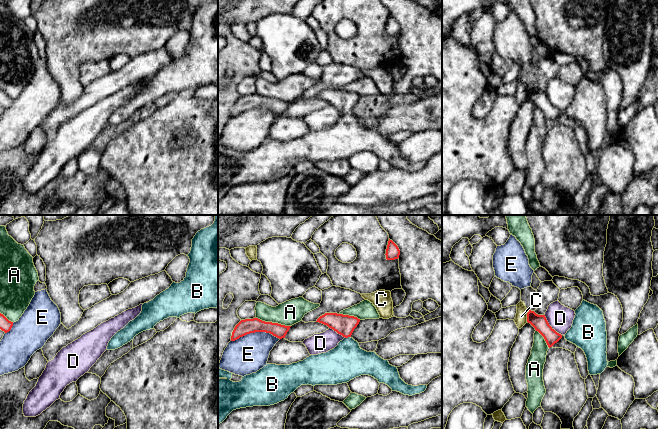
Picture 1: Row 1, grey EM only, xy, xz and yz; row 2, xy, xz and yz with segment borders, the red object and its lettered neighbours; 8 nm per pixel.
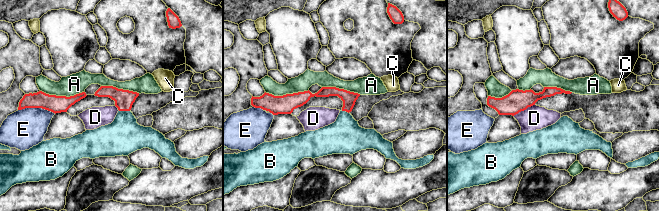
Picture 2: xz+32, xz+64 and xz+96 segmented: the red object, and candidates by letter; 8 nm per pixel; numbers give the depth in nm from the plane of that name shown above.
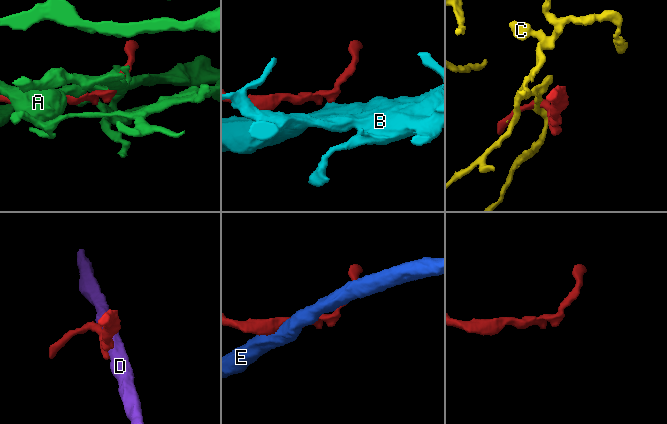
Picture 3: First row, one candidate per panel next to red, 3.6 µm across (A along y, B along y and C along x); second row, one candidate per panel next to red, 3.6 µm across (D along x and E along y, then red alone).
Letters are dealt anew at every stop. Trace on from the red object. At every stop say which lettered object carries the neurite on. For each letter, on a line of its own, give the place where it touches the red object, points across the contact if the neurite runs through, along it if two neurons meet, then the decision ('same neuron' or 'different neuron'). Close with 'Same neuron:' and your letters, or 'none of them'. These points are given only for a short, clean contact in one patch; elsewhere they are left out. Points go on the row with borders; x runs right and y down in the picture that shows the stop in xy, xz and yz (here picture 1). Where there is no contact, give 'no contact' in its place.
A: meets red in xz at (273, 323); different neuron
B: meets red in xz at (347, 337); same neuron
C: meets red in yz at (527, 316); different neuron
D: meets red in yz at (550, 326); different neuron
E: meets red in xz at (255, 331); different neuron
Same neuron: B

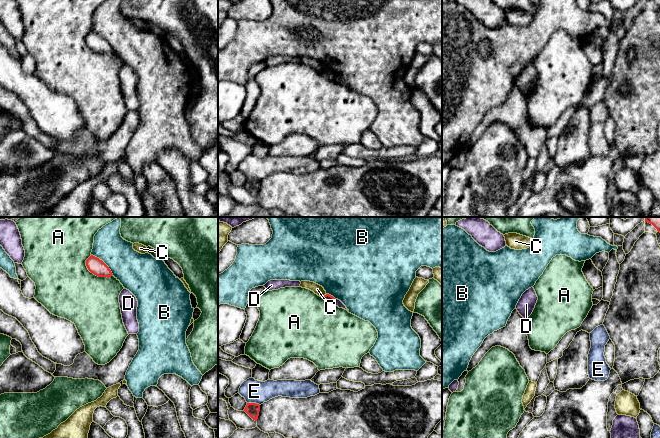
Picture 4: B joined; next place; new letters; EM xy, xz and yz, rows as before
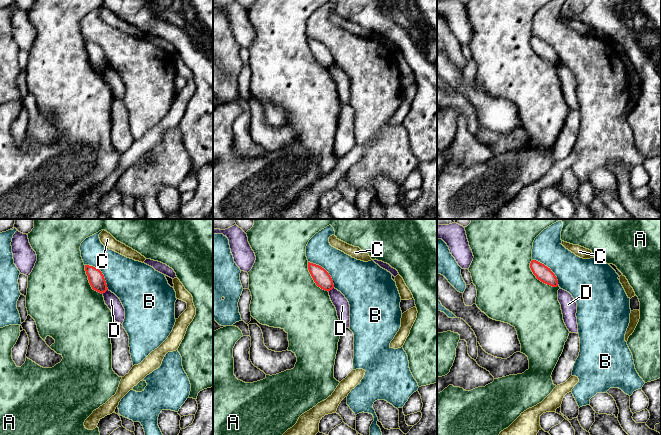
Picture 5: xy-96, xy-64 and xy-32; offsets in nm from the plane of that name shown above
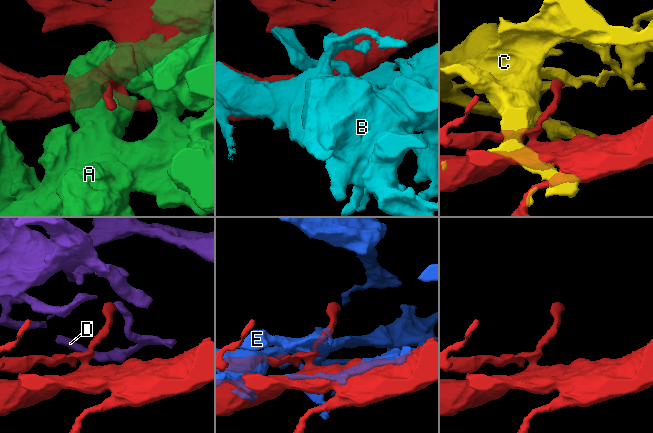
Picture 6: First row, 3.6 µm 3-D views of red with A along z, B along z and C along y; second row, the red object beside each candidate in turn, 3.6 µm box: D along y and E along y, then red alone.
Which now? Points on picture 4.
A: meets red in xy at (96, 275); different neuron
B: meets red in xy at (103, 262); different neuron
C: meets red in xz at (324, 295); different neuron
D: meets red in xz at (334, 302); border along xz (336, 299), (334, 304); different neuron
E: meets red in xz at (253, 403); different neuron
Same neuron: none of them

